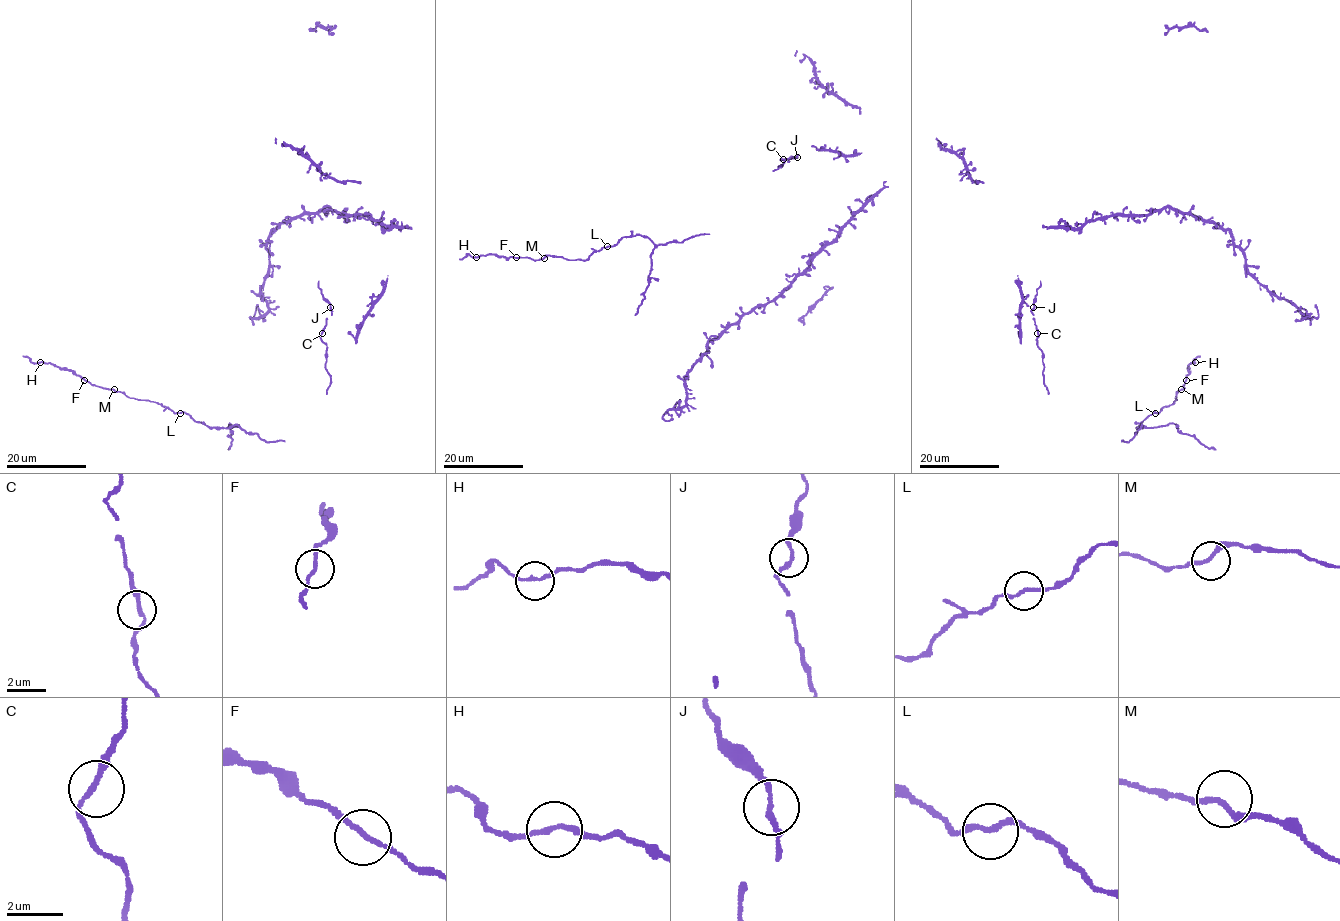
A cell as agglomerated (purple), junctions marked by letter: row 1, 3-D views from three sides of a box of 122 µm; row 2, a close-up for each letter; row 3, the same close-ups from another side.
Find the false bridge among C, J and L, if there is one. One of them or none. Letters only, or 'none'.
L

